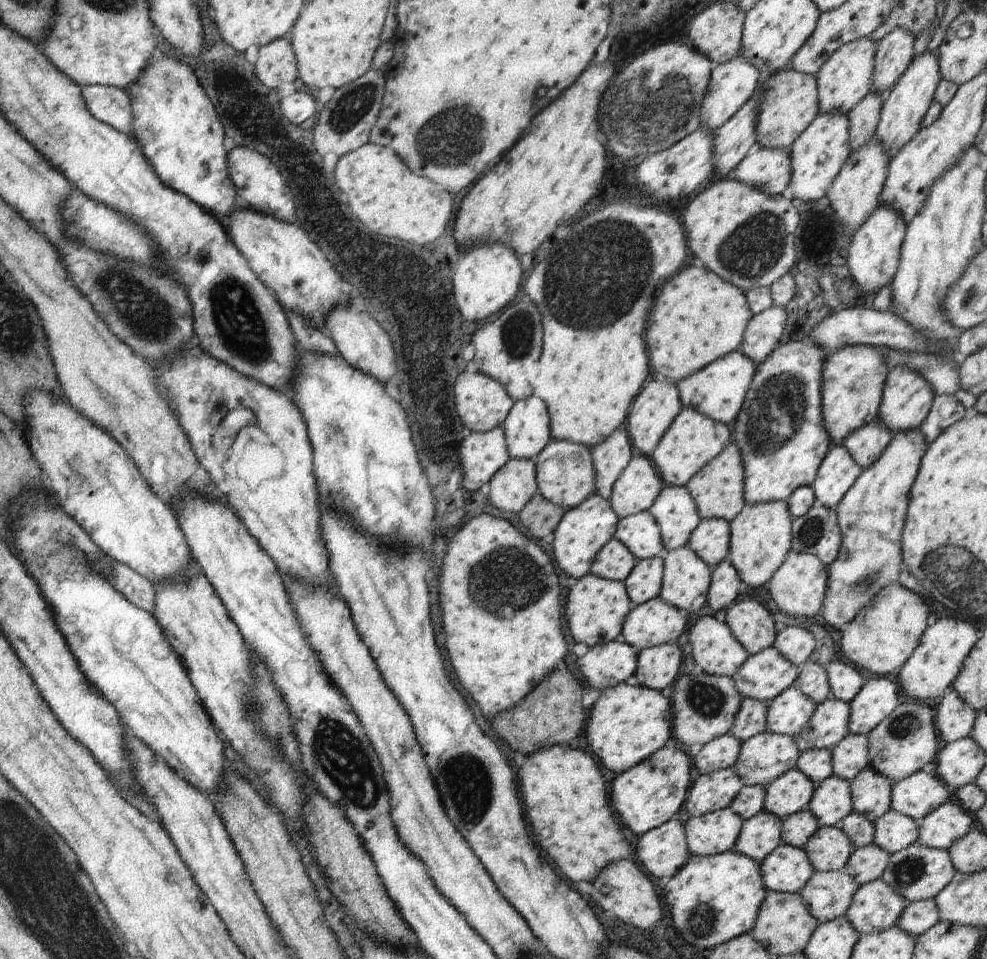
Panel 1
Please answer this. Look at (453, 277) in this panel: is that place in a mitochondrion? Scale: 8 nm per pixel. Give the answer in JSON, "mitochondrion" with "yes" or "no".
{"mitochondrion":"no"}

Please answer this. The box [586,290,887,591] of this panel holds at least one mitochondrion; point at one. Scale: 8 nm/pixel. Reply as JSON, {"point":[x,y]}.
{"point":[775,414]}

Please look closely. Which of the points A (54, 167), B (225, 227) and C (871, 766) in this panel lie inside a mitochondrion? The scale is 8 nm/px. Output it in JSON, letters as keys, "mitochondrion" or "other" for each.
{"A":"other","B":"other","C":"other"}

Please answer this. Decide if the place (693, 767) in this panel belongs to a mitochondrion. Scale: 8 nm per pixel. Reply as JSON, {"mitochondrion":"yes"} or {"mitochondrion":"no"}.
{"mitochondrion":"no"}

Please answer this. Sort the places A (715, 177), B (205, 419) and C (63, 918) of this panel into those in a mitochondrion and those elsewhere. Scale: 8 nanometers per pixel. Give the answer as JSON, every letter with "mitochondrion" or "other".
{"A":"other","B":"other","C":"mitochondrion"}

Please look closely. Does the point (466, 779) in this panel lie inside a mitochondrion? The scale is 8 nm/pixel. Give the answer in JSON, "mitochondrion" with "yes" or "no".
{"mitochondrion":"yes"}

